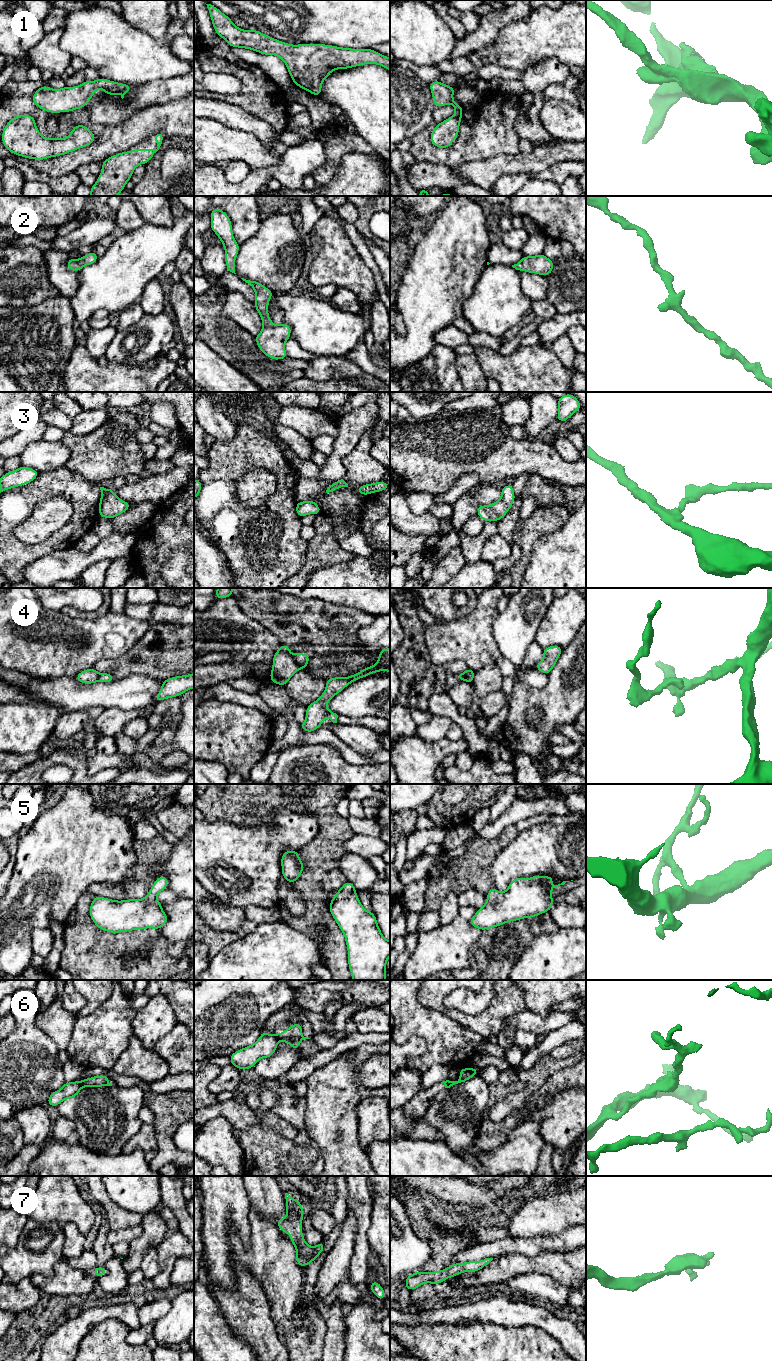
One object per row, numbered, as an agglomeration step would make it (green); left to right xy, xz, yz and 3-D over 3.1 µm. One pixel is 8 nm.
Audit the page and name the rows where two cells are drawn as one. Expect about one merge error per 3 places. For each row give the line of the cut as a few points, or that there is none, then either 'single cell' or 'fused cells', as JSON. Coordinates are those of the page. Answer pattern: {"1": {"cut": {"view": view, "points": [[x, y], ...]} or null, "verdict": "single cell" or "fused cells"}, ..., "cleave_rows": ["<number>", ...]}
{"1": {"cut": null, "verdict": "single cell"}, "2": {"cut": null, "verdict": "single cell"}, "3": {"cut": null, "verdict": "single cell"}, "4": {"cut": {"view": "xz", "points": [[292, 655], [301, 668]]}, "verdict": "fused cells"}, "5": {"cut": null, "verdict": "single cell"}, "6": {"cut": {"view": "xy", "points": [[80, 1081], [81, 1087]]}, "verdict": "fused cells"}, "7": {"cut": null, "verdict": "single cell"}, "cleave_rows": ["4", "6"]}

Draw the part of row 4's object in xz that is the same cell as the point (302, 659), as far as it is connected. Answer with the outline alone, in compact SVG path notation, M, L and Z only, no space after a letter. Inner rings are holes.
M296 653L293 655L301 669L305 669L309 663L310 657L305 653Z

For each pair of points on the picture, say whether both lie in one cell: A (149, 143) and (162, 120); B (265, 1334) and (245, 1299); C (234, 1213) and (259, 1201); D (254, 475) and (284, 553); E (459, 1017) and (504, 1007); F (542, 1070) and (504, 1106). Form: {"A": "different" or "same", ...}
{"A": "different", "B": "same", "C": "different", "D": "different", "E": "same", "F": "same"}

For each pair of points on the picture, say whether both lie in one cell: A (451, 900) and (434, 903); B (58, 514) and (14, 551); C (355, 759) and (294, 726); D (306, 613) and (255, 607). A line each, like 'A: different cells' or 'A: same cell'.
A: different cells
B: different cells
C: same cell
D: same cell

